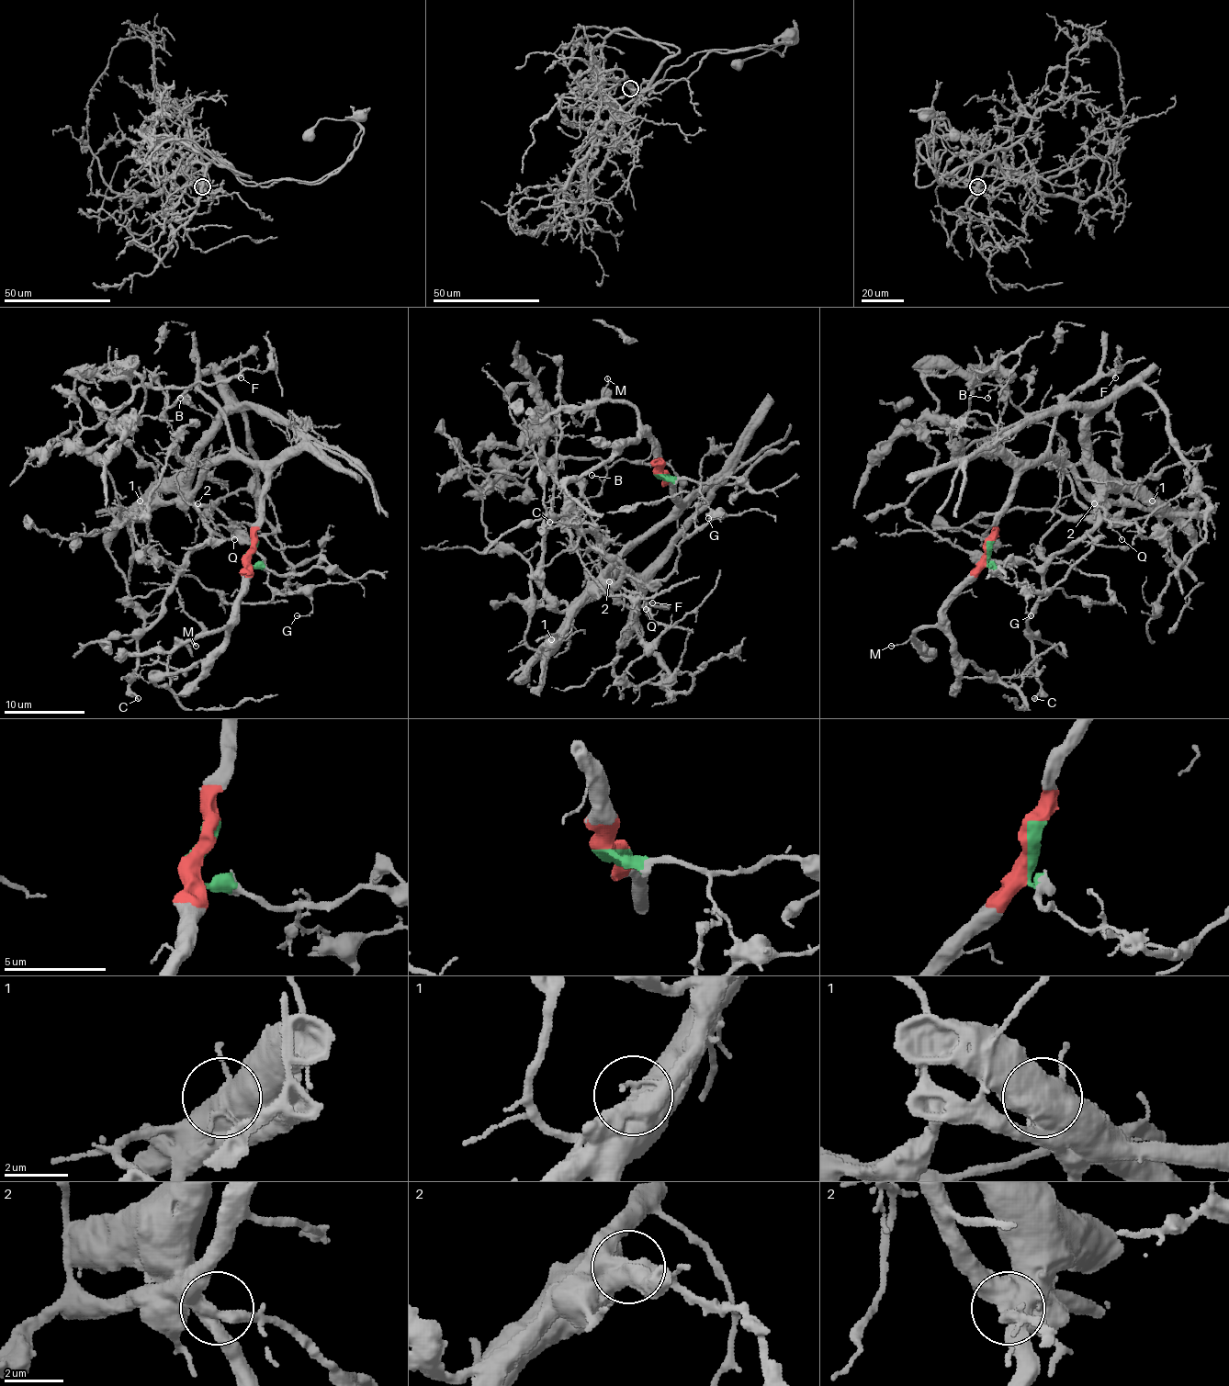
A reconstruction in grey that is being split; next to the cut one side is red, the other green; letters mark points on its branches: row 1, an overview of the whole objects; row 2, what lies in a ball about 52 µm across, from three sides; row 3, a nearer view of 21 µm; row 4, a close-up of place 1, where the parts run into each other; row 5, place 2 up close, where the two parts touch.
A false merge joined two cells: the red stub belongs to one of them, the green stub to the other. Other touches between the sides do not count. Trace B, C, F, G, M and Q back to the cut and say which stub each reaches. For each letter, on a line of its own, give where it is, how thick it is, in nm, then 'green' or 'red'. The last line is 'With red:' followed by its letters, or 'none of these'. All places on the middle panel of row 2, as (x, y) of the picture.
B: place (591, 475); calibre 140 nm; green
C: place (549, 522); calibre 180 nm; green
F: place (652, 602); calibre 160 nm; red
G: place (708, 518); calibre 90 nm; green
M: place (607, 378); calibre 100 nm; red
Q: place (646, 609); calibre 80 nm; red
With red: F, M, Q

